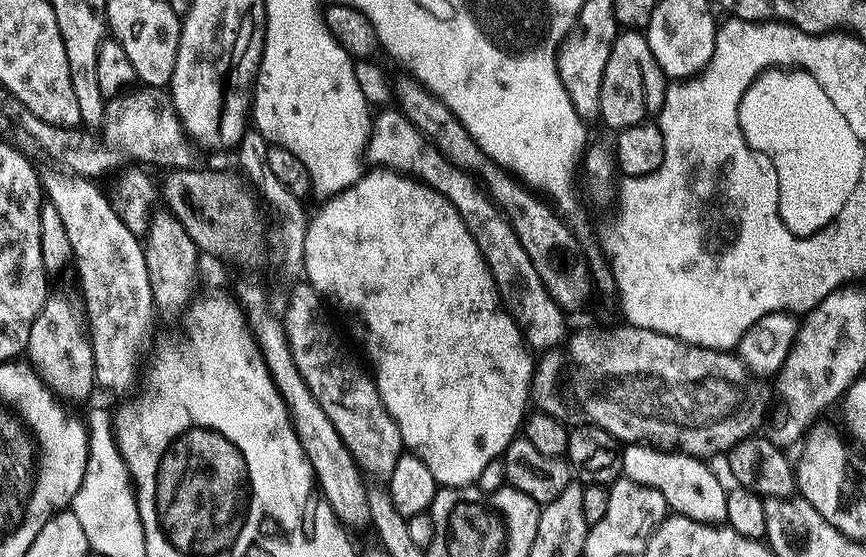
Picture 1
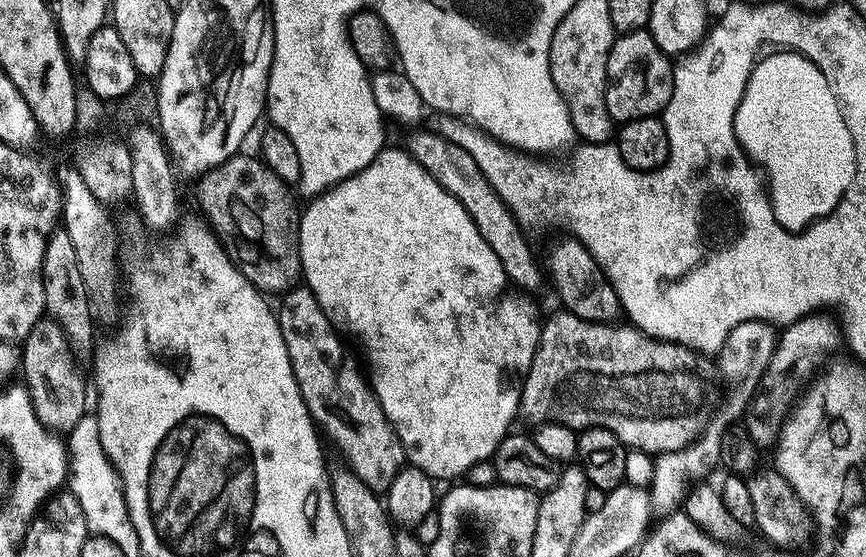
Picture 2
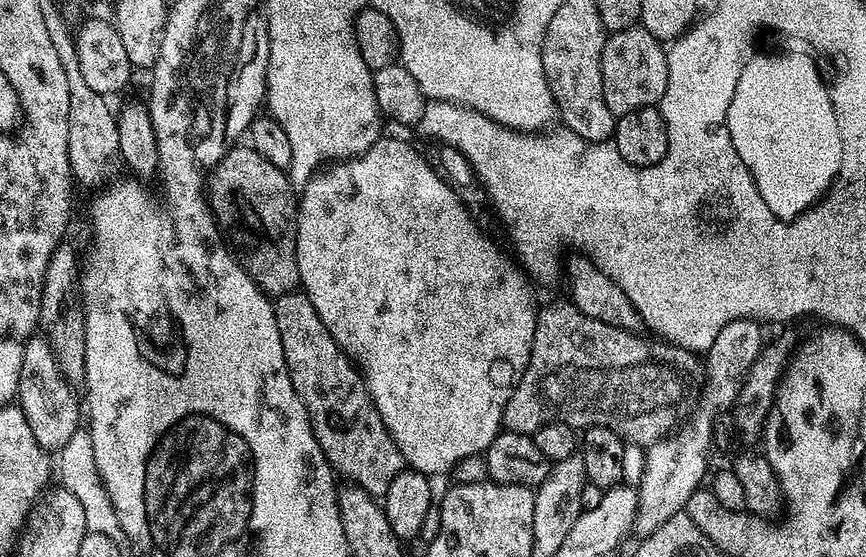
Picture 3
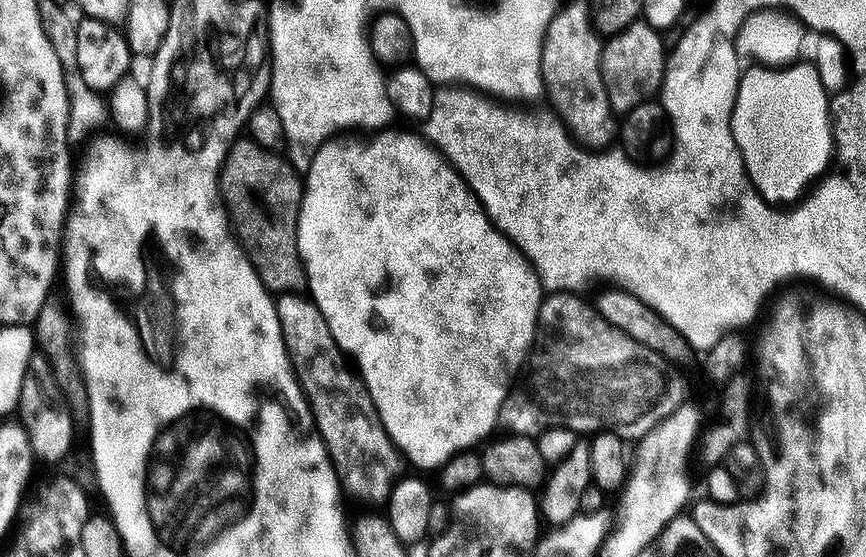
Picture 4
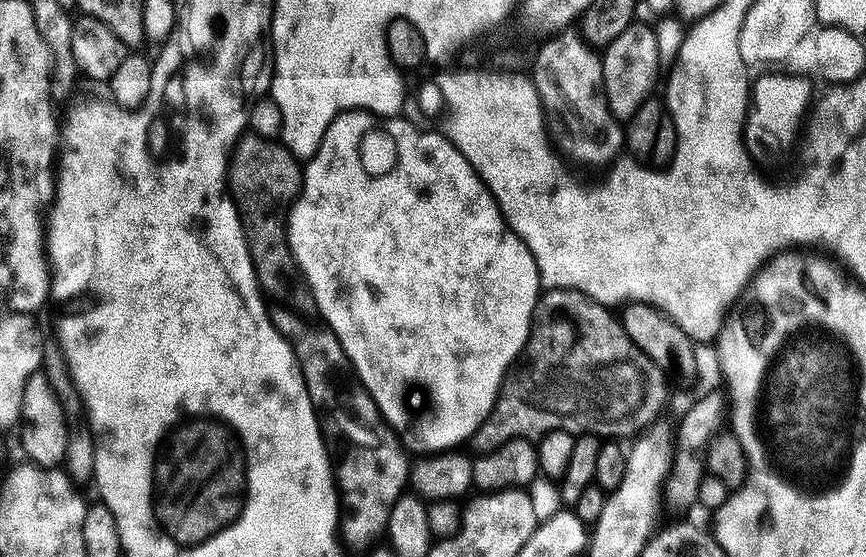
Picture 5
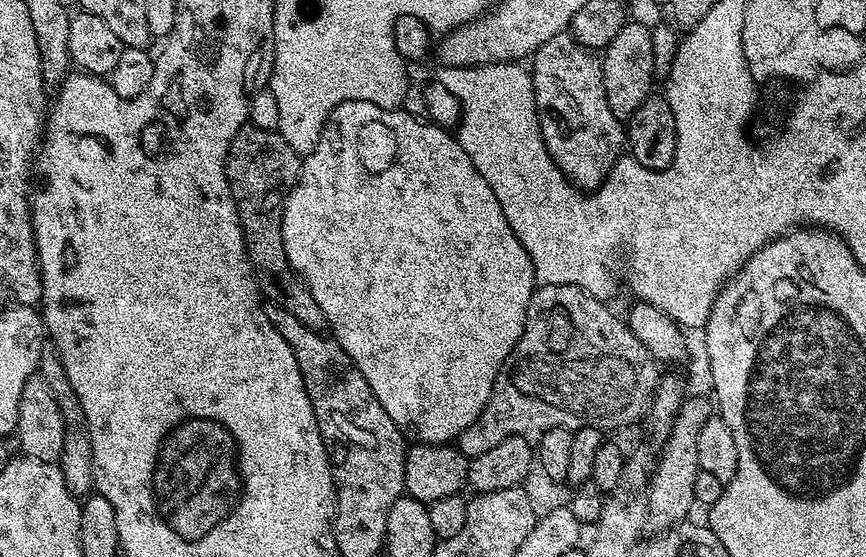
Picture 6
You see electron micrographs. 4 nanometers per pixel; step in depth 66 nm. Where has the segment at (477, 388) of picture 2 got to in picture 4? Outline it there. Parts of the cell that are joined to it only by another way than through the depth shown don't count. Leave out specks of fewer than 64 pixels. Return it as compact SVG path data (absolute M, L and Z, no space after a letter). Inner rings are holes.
M377 131L369 135L372 136L369 140L333 138L320 145L312 155L312 164L304 180L304 197L296 223L296 241L308 275L307 291L310 299L326 318L326 326L330 326L334 342L342 349L345 357L350 358L355 371L363 380L386 434L396 443L396 449L407 463L409 460L416 468L438 470L451 456L475 449L479 440L487 441L493 435L492 427L497 427L502 402L508 397L522 365L528 359L528 353L534 347L542 285L532 268L531 260L526 259L523 252L493 226L491 218L480 205L480 199L470 191L468 183L444 159L443 154L433 144L429 144L423 135L392 131Z

